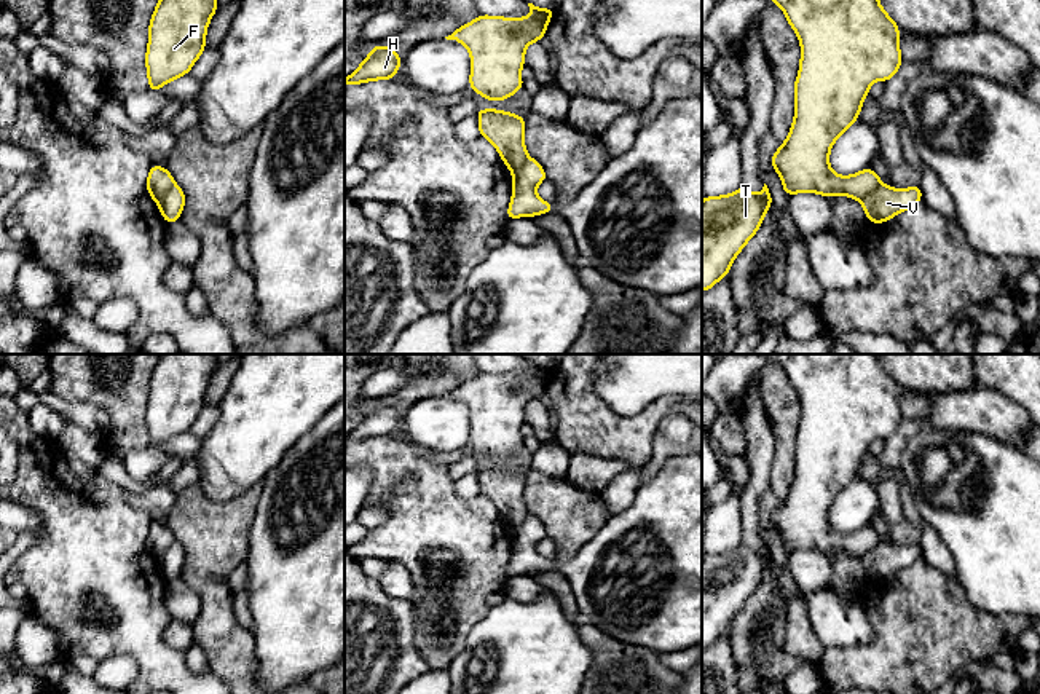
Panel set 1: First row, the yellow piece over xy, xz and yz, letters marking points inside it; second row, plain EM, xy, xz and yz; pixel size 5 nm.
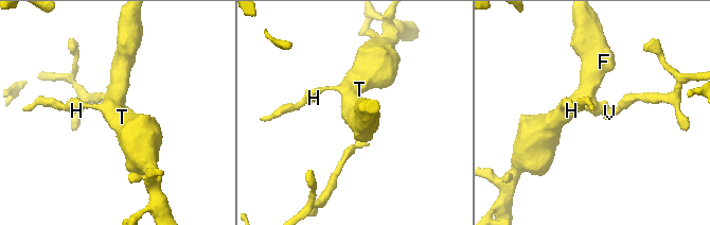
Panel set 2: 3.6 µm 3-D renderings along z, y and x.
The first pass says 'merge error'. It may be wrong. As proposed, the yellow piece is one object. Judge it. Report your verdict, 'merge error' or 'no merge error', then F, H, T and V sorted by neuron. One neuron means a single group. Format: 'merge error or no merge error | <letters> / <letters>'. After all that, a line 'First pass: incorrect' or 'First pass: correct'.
merge error | F H T / V
First pass: correct

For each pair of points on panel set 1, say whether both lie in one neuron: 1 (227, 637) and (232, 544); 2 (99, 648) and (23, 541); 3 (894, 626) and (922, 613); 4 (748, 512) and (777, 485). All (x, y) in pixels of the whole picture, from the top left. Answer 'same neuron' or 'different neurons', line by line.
1: same neuron
2: different neurons
3: same neuron
4: different neurons

